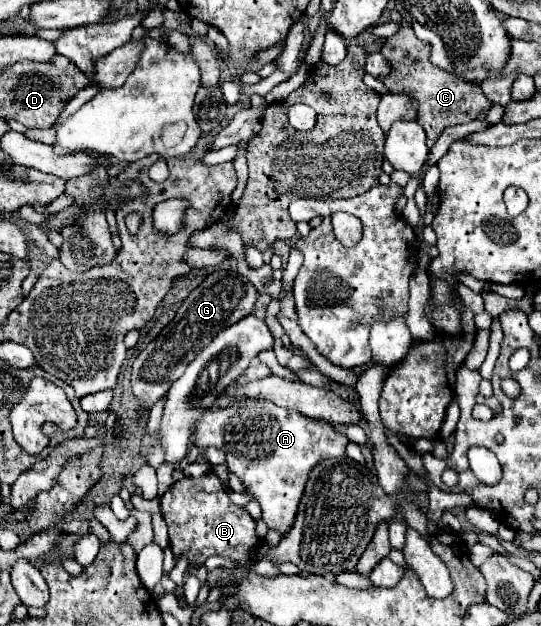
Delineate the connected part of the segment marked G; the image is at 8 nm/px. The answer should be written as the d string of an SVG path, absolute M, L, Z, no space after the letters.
M216 270L208 274L196 290L188 294L188 298L182 302L172 322L162 330L166 334L160 334L156 340L152 340L132 364L130 382L132 382L134 398L138 400L140 406L136 424L140 426L148 424L150 406L154 406L168 392L172 382L180 378L180 374L184 374L192 358L196 358L196 354L204 350L204 346L208 346L208 342L212 342L212 338L220 330L252 314L256 298L258 292L254 284L246 280L242 274L238 274L236 270Z

